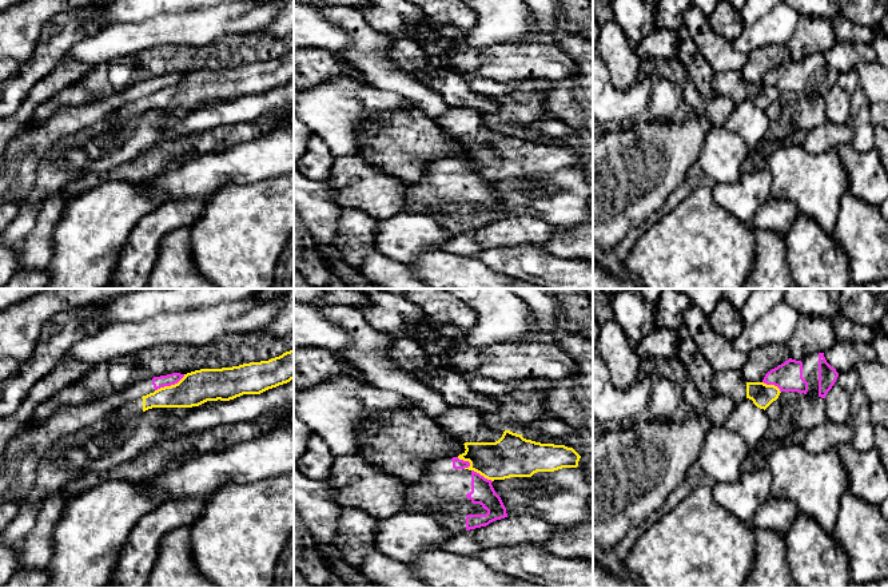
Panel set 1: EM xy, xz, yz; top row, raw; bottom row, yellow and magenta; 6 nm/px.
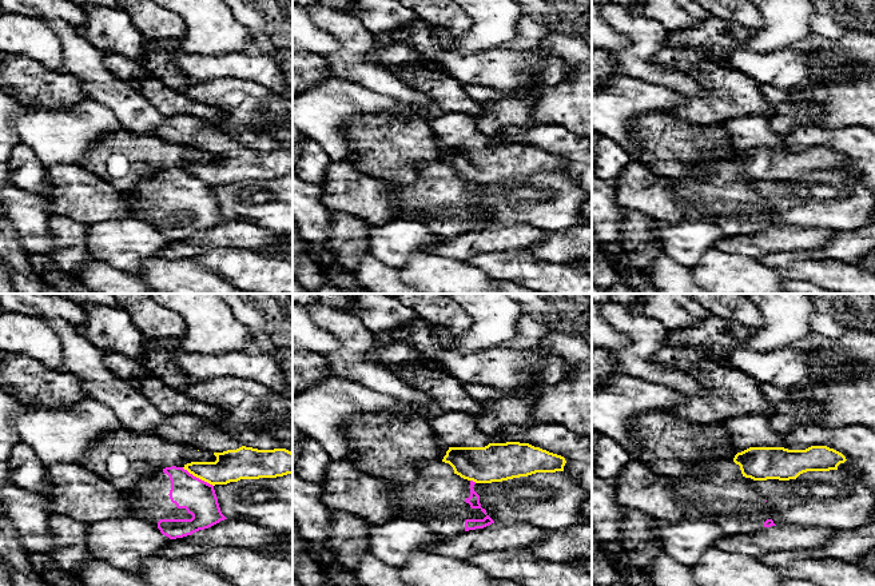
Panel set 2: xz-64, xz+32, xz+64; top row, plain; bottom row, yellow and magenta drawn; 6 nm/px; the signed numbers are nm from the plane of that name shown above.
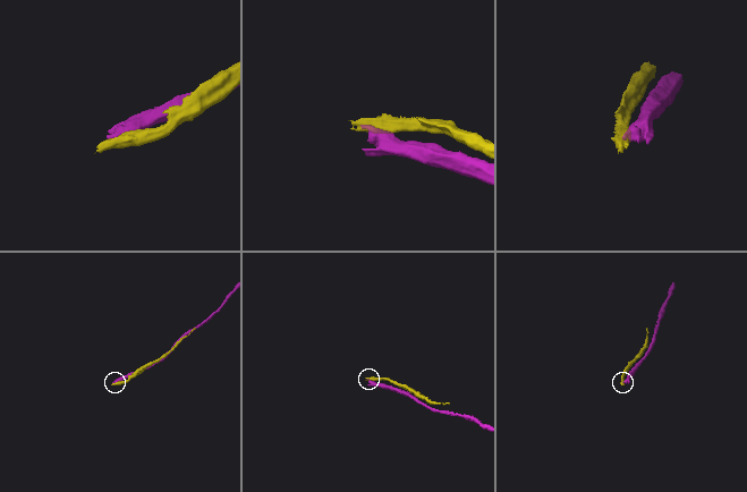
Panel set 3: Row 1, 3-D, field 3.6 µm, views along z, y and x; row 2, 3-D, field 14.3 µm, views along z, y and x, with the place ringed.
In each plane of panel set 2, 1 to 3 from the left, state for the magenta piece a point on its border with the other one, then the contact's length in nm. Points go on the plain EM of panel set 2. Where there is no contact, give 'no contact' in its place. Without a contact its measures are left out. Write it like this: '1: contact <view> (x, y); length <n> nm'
1: contact xz-64 (198, 178); length 220 nm
2: contact xz+32 (473, 182); length 40 nm
3: no contact

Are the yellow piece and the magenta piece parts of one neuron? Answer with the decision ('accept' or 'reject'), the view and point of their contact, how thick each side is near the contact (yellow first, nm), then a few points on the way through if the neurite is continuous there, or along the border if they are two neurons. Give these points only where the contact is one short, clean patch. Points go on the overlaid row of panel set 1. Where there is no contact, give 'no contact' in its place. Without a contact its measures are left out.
reject; contact xy (171, 385); calibres 200 and 70 nm; border xy (184, 374), (176, 382), (155, 390)

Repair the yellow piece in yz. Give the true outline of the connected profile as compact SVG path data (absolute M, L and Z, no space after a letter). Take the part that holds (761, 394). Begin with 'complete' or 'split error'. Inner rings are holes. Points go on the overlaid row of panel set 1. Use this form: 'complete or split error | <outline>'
split error | M738 370L716 372L712 386L716 394L730 397L733 404L749 398L757 408L764 410L776 401L781 393L774 385L746 382Z

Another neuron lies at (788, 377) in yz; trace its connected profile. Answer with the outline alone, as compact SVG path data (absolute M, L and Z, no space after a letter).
M813 353L803 361L789 358L768 372L762 382L777 386L780 392L797 392L825 398L837 377L839 373L827 362L824 353Z

